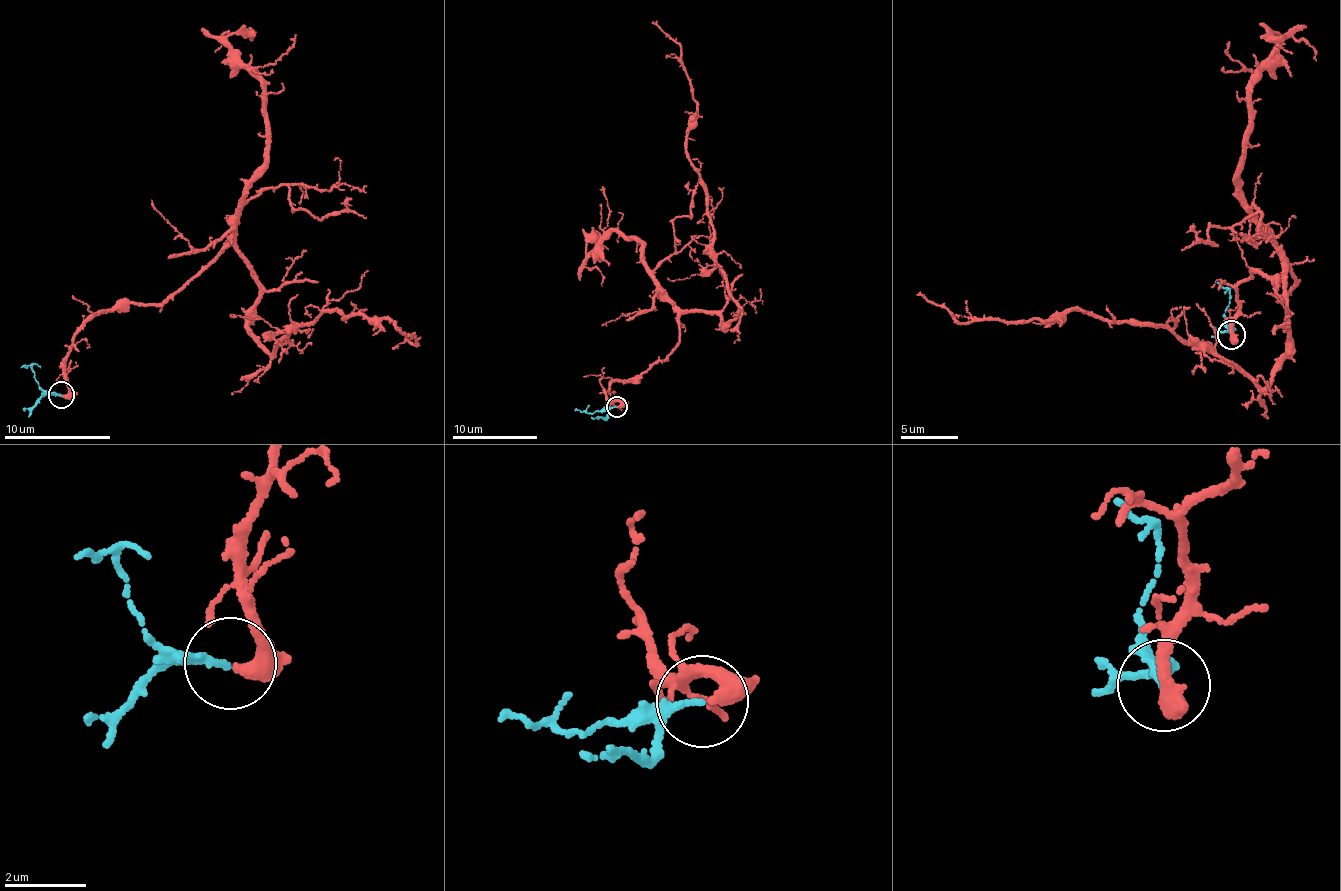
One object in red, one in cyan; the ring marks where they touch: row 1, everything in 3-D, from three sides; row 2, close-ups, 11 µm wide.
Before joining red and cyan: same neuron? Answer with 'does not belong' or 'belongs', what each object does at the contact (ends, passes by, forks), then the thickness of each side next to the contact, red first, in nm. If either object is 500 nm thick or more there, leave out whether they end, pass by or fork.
belongs; red passes by; cyan ends; calibres 320 and 160 nm

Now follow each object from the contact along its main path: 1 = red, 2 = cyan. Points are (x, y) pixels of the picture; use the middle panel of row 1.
1: (617, 407), (603, 393), (666, 360), (680, 315), (724, 326), (739, 308), (688, 159), (681, 50), (652, 21)
2: (617, 407), (588, 414), (574, 410)

